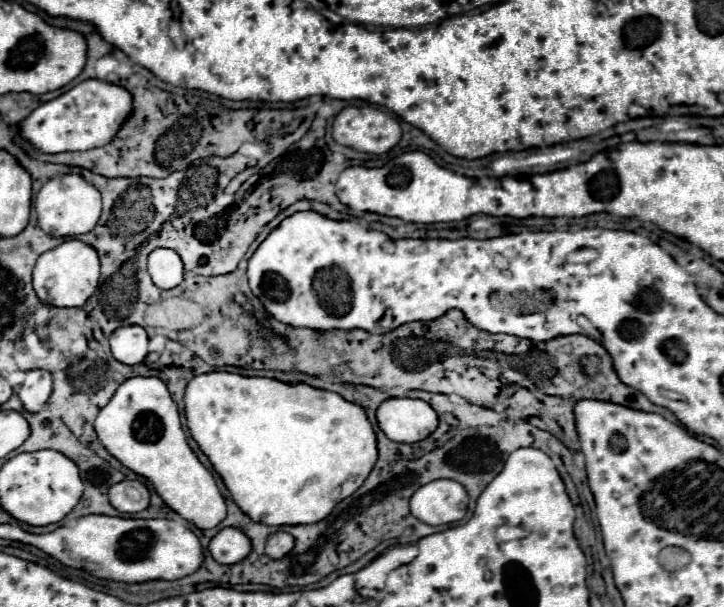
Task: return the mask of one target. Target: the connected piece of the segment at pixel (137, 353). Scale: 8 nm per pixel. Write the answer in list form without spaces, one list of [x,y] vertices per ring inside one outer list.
[[[139,325],[119,327],[109,337],[109,345],[111,345],[113,357],[117,361],[125,363],[125,365],[137,365],[137,363],[141,363],[145,359],[145,355],[149,353],[147,343],[149,343],[147,333]]]

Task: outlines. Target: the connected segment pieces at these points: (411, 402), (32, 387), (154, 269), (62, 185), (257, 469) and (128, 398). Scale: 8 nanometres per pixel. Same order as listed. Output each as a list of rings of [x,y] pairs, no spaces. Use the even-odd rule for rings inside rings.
[[[385,399],[377,409],[381,431],[395,443],[417,443],[437,429],[437,413],[421,399]]]
[[[29,371],[25,373],[25,383],[19,389],[19,399],[23,403],[23,409],[29,413],[41,411],[41,407],[47,403],[53,389],[53,379],[47,371]]]
[[[155,249],[149,255],[149,275],[159,289],[173,289],[183,281],[183,261],[171,249]]]
[[[57,175],[49,179],[35,197],[35,211],[41,229],[51,237],[77,237],[93,231],[101,215],[101,193],[81,175]]]
[[[203,373],[203,375],[193,377],[185,389],[185,417],[187,417],[187,427],[189,427],[191,437],[197,441],[199,449],[207,455],[213,469],[221,475],[225,487],[229,489],[233,501],[239,505],[239,509],[245,515],[249,515],[253,521],[273,525],[273,527],[305,525],[305,523],[317,523],[317,521],[325,519],[337,503],[341,503],[345,497],[353,495],[361,487],[361,483],[367,479],[367,475],[371,473],[371,469],[377,461],[377,441],[375,441],[373,427],[365,415],[365,409],[355,403],[345,401],[337,393],[313,389],[303,383],[287,385],[277,379],[265,379],[265,377],[243,377],[237,373]]]
[[[131,377],[121,383],[113,399],[97,415],[95,431],[101,445],[121,461],[121,465],[145,477],[163,503],[183,519],[199,529],[213,529],[225,519],[227,507],[217,483],[191,451],[181,429],[177,405],[161,379]]]

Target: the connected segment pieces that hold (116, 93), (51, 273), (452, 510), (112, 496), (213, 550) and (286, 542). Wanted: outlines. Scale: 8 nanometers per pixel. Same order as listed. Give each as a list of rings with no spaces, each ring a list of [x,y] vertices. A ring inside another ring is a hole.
[[[87,79],[59,95],[57,99],[41,103],[23,119],[21,129],[17,129],[17,133],[41,153],[85,151],[107,145],[125,122],[125,117],[129,117],[129,109],[131,109],[129,91],[99,79]],[[101,105],[105,117],[101,117]]]
[[[69,239],[63,245],[45,251],[33,269],[33,289],[41,303],[51,307],[81,307],[99,285],[99,257],[91,245]]]
[[[437,479],[417,489],[411,497],[411,513],[427,525],[447,525],[467,513],[467,491],[451,479]]]
[[[121,481],[109,487],[109,501],[121,513],[139,513],[149,505],[149,491],[141,481]]]
[[[225,527],[209,541],[209,553],[217,563],[233,565],[251,553],[251,541],[239,529]]]
[[[277,531],[273,533],[267,543],[265,543],[265,553],[271,557],[271,559],[281,559],[285,557],[291,549],[293,549],[293,537],[285,531]]]

